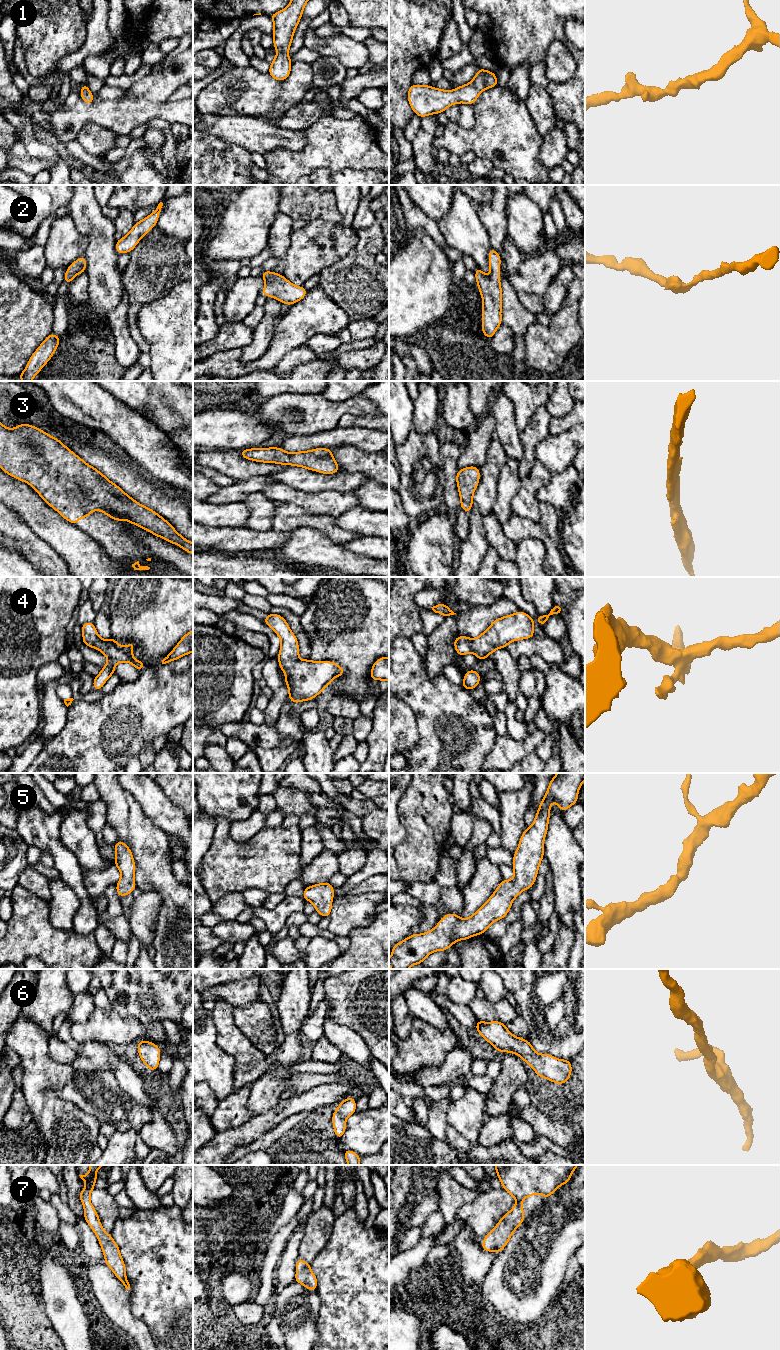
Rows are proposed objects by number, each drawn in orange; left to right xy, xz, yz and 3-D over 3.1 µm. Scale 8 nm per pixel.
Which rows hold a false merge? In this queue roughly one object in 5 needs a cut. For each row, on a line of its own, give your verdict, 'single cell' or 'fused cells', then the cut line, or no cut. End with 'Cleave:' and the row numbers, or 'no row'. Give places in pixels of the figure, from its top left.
1: single cell; no cut
2: single cell; no cut
3: single cell; no cut
4: single cell; no cut
5: single cell; no cut
6: single cell; no cut
7: single cell; no cut
Cleave: no row

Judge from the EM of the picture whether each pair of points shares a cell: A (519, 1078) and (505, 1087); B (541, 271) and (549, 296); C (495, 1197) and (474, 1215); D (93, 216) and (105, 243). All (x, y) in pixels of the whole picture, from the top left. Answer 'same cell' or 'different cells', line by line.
A: same cell
B: different cells
C: same cell
D: same cell

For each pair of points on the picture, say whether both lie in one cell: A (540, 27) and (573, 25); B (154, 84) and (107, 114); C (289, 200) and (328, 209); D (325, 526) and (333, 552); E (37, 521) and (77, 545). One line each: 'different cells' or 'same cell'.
A: different cells
B: different cells
C: same cell
D: different cells
E: same cell

